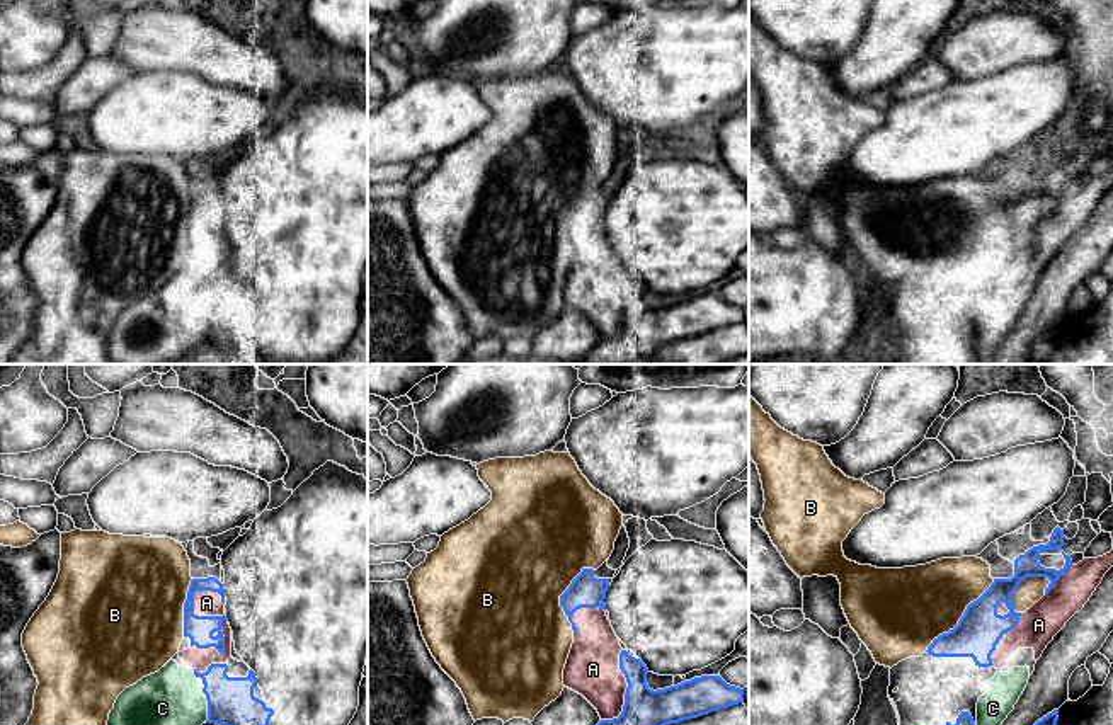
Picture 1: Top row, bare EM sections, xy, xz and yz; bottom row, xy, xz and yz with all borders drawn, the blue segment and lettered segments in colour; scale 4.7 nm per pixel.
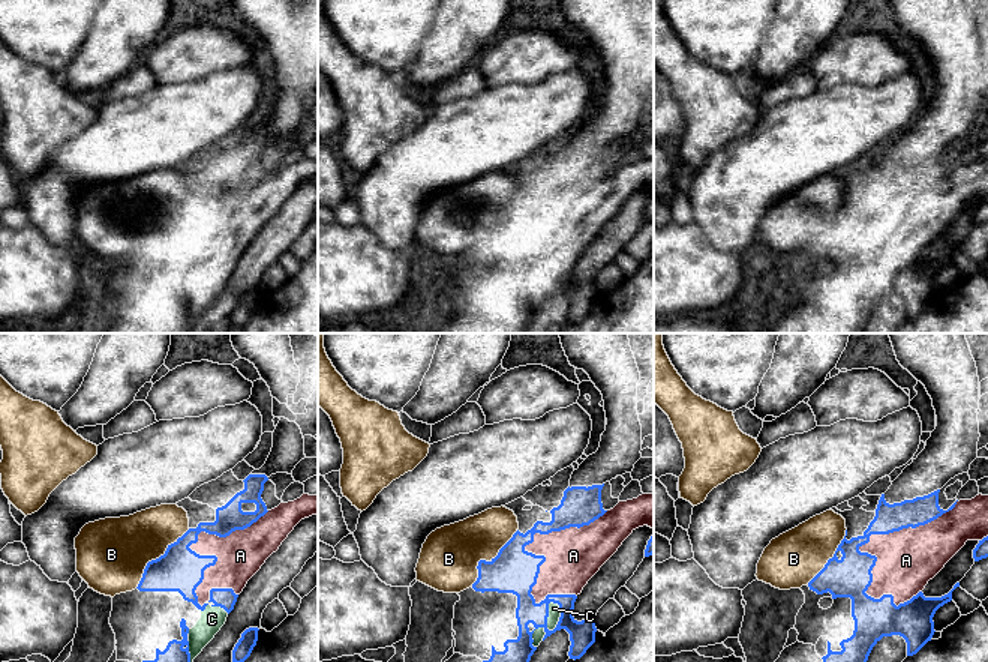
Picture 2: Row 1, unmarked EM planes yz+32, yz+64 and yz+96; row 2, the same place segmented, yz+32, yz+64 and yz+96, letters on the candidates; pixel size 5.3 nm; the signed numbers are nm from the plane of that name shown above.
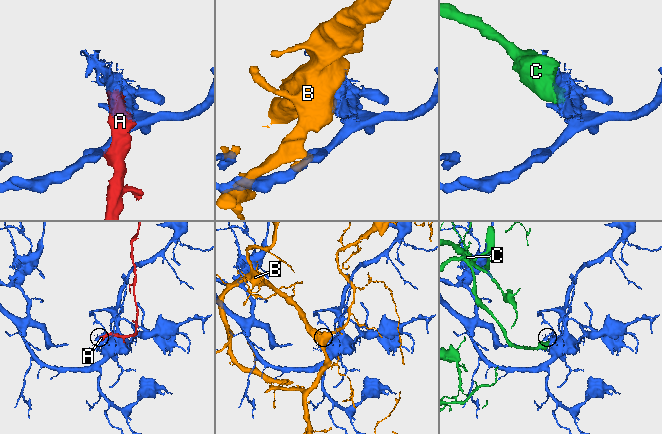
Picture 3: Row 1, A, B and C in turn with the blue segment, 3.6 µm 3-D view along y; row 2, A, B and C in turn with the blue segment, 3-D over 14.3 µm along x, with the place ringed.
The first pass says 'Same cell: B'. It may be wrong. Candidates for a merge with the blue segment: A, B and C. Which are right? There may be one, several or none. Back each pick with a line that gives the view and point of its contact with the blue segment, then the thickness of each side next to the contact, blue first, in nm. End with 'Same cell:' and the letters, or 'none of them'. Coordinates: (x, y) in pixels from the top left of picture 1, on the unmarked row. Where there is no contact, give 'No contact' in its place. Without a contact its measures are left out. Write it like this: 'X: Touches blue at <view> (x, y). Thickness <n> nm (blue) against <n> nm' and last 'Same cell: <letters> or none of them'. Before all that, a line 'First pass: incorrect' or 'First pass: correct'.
First pass: incorrect
Same cell: none of them

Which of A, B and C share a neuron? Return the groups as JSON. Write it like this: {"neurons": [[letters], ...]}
{"neurons": [["A", "C"], ["B"]]}

